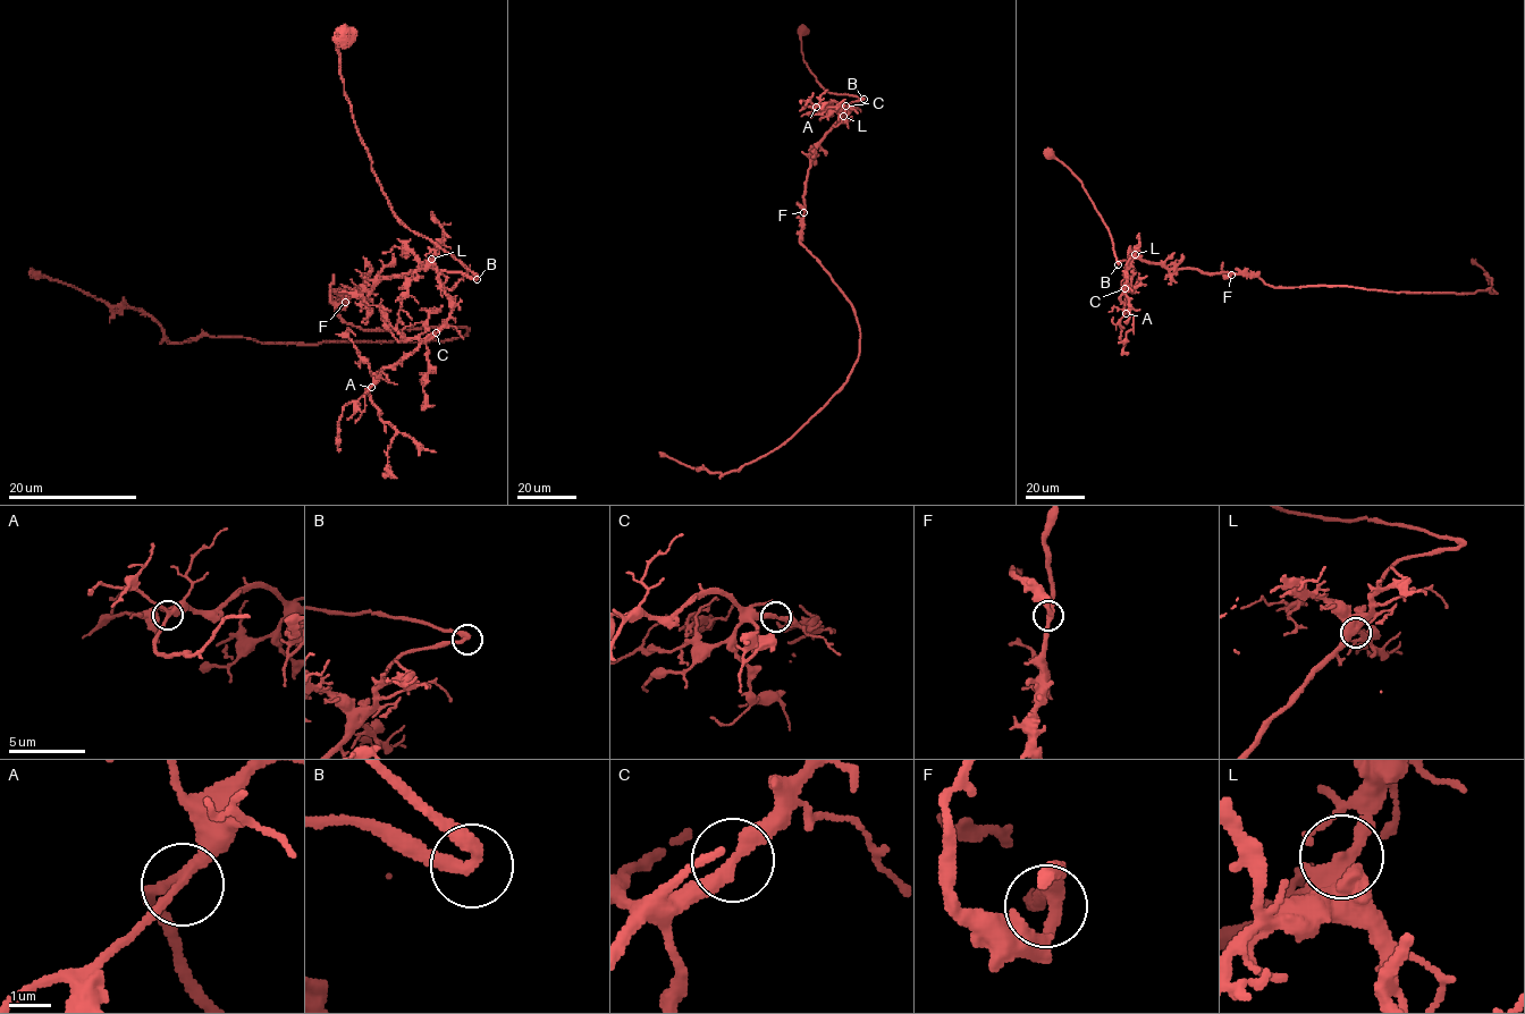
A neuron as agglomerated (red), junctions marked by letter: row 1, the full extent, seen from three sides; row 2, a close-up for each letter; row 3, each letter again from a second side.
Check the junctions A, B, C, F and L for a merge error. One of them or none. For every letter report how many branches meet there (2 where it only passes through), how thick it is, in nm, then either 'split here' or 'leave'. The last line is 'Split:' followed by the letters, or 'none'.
A: 3 branches meet; 240 nm thick; leave
B: 2 branches meet; 320 nm thick; leave
C: 2 branches meet; 320 nm thick; split here
F: 3 branches meet; 280 nm thick; leave
L: 2 branches meet; 420 nm thick; leave
Split: C

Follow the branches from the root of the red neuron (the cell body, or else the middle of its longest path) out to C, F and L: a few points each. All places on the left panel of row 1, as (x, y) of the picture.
C: (345, 37), (339, 45), (344, 95), (393, 211), (477, 276), (440, 272), (437, 282), (451, 318), (436, 332)
F: (345, 37), (344, 95), (393, 211), (477, 276), (420, 267), (353, 289), (345, 302)
L: (345, 37), (339, 45), (344, 95), (393, 211), (477, 276), (443, 271), (439, 278), (431, 259)

